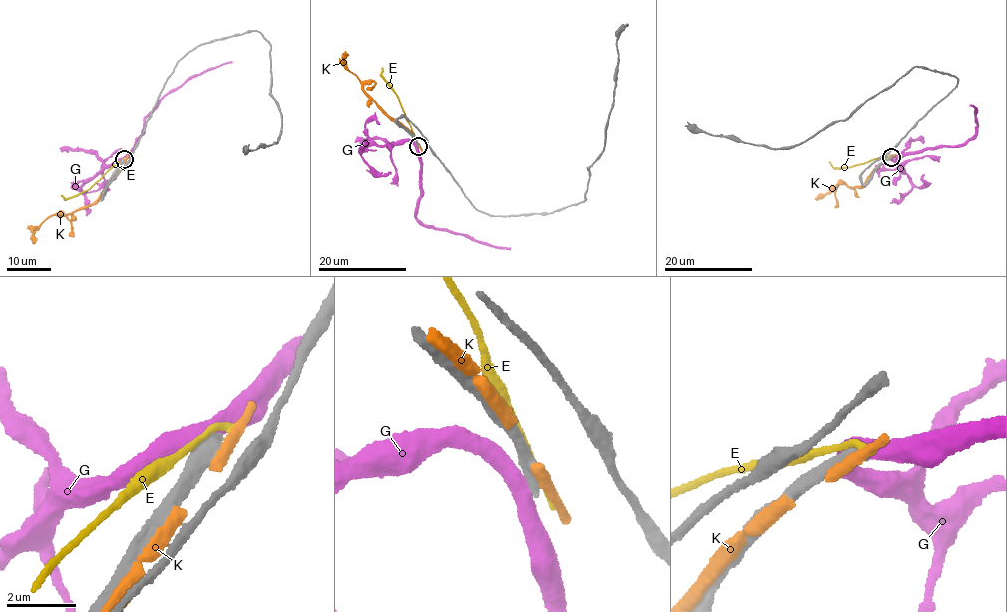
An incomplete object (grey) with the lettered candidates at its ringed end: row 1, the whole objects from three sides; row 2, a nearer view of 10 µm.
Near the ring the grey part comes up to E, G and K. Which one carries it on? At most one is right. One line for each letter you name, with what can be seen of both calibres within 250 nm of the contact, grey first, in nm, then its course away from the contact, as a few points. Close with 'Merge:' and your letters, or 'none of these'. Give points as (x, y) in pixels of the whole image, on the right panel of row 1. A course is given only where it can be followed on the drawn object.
Merge: none of these

